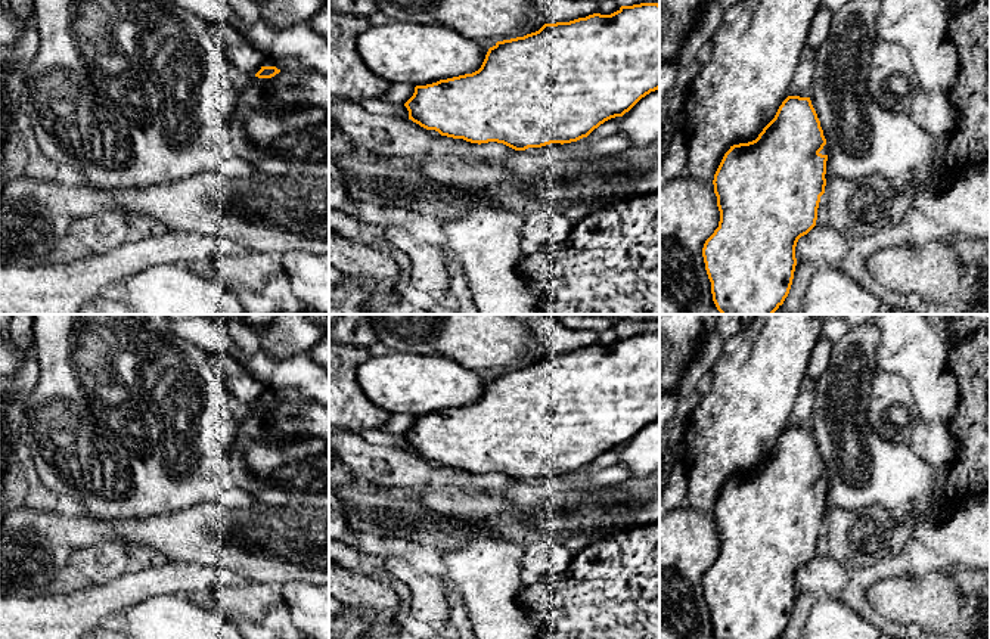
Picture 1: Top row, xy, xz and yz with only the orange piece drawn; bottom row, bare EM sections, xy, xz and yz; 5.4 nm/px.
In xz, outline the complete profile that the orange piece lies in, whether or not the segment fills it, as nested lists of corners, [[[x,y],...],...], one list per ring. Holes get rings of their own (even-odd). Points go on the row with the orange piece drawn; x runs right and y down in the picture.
[[[660,4],[621,6],[611,15],[593,13],[570,22],[544,24],[539,31],[497,41],[481,68],[426,86],[416,86],[404,103],[409,120],[441,136],[471,143],[503,143],[515,151],[587,137],[605,121],[623,117],[642,97],[660,89]]]

